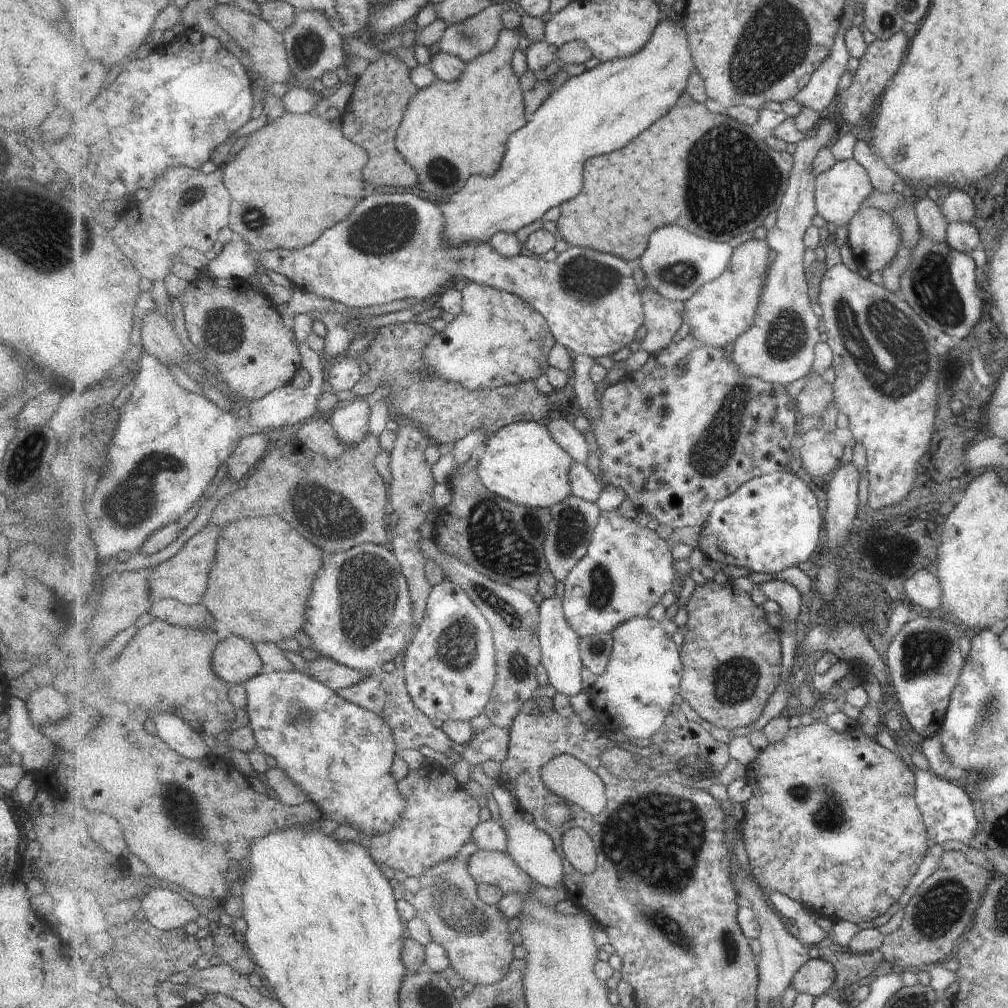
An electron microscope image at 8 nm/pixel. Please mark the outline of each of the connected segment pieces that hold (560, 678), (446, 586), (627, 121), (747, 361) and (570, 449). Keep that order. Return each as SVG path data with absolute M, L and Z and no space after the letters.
M553 596L544 599L540 605L540 646L542 649L542 666L546 670L549 683L557 693L571 698L585 691L582 674L585 672L580 653L582 637L571 628L564 612L563 598Z
M449 580L431 590L425 616L405 655L406 684L415 705L431 719L473 721L484 715L491 700L493 686L497 684L497 660L491 626L481 609L465 594L465 590Z
M683 14L679 19L677 23L666 17L662 19L650 42L636 55L599 62L597 67L567 79L545 99L533 120L511 135L502 167L495 176L471 176L457 194L439 205L447 219L446 239L451 248L459 248L463 243L489 243L498 232L517 232L543 218L553 206L579 196L583 192L583 168L589 158L625 148L677 106L696 70Z
M822 119L818 127L796 145L789 187L779 208L777 222L766 236L770 248L775 251L775 259L767 270L767 281L755 314L755 324L739 336L731 355L745 376L788 385L811 374L814 368L815 346L824 340L824 335L820 312L811 306L812 298L803 266L806 249L804 237L807 230L814 226L815 216L819 216L814 162L823 148L832 148L836 144L835 136L840 136L844 130L840 128L840 133L837 133L835 122Z
M554 415L550 422L546 423L545 428L549 428L547 432L551 432L551 436L566 450L574 462L581 462L585 465L589 462L589 454L592 453L589 450L589 442L573 424L569 424L567 420Z

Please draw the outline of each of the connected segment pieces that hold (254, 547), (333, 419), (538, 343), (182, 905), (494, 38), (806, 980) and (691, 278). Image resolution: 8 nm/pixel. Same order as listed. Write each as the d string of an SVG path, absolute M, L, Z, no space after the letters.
M279 516L237 520L221 530L219 550L203 606L217 618L218 625L225 633L239 635L253 643L276 644L280 640L293 639L297 632L305 633L307 628L307 598L321 564L323 552Z
M357 396L341 410L331 412L329 423L337 430L339 440L357 445L367 440L372 407L369 407L365 397Z
M469 281L460 286L460 291L463 294L463 312L449 322L437 336L433 336L431 344L425 350L427 368L423 370L427 370L427 374L423 376L441 376L445 380L463 384L470 390L489 390L533 381L545 375L550 367L549 354L557 344L545 316L522 297L485 284Z
M169 888L153 890L143 902L143 910L153 926L161 930L177 930L199 918L196 900L188 895L185 898Z
M492 4L463 22L448 25L436 48L467 64L482 54L489 54L497 46L504 29L501 20L503 10L502 5Z
M822 958L810 959L795 977L792 986L798 994L809 994L815 998L821 997L836 988L837 975L833 965Z
M665 226L651 234L647 251L636 267L638 274L646 277L649 286L655 288L663 298L687 303L705 284L720 278L730 269L734 252L728 243L695 236L681 226Z

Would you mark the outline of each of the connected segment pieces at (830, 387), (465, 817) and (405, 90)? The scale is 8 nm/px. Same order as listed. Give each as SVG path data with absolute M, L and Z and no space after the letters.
M822 374L809 376L796 397L800 415L823 417L827 408L834 402L834 384L821 378Z
M426 764L411 771L403 782L398 782L398 790L406 798L407 809L395 830L367 836L349 824L343 824L333 831L332 836L339 842L363 844L379 868L399 870L418 880L445 860L455 860L463 846L472 841L471 836L481 823L479 802L465 792L464 786L451 773Z
M385 53L370 62L367 70L357 78L351 99L342 114L342 127L347 137L369 153L370 163L365 168L364 179L373 187L399 186L408 191L418 191L418 172L406 161L397 145L397 133L405 109L418 92L411 80L411 69L393 53Z

